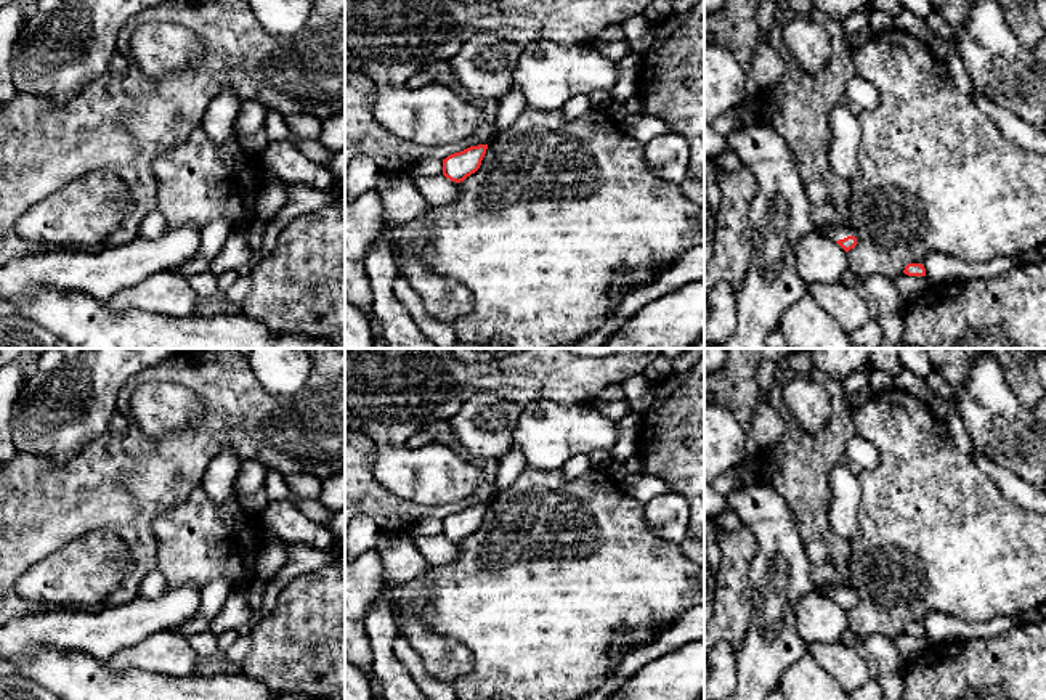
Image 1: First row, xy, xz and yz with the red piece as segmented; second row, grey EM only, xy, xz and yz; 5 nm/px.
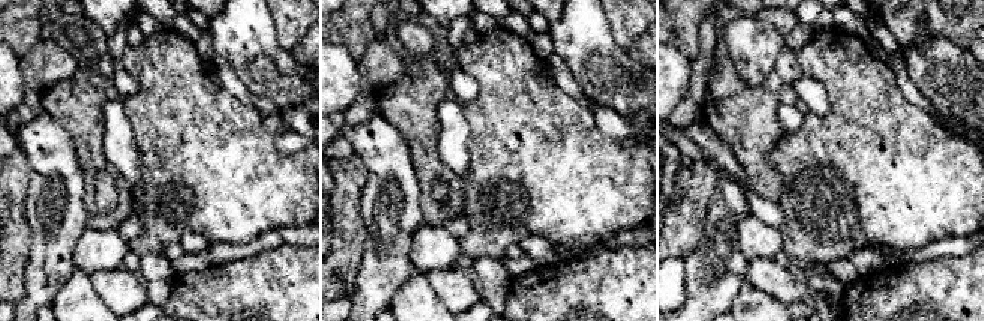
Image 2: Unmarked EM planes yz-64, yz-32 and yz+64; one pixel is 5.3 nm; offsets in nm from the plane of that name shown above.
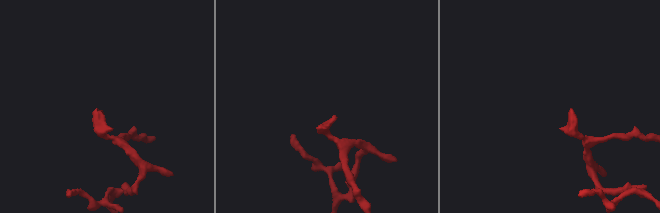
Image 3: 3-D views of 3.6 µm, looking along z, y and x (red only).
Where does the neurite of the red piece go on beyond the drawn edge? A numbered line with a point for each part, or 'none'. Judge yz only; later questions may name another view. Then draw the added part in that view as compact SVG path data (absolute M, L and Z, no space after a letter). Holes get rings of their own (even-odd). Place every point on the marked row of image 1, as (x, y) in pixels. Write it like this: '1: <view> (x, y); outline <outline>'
1: yz (835, 233); outline M826 226L823 234L833 241L839 241L850 236L850 231L844 226Z

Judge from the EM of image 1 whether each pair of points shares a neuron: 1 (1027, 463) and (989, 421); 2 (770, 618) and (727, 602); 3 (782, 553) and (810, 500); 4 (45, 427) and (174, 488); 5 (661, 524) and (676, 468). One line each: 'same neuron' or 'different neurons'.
1: same neuron
2: different neurons
3: different neurons
4: different neurons
5: different neurons

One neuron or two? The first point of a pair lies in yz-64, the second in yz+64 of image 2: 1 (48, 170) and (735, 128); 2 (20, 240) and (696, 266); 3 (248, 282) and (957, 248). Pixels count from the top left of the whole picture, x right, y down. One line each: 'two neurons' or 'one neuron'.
1: two neurons
2: two neurons
3: two neurons

